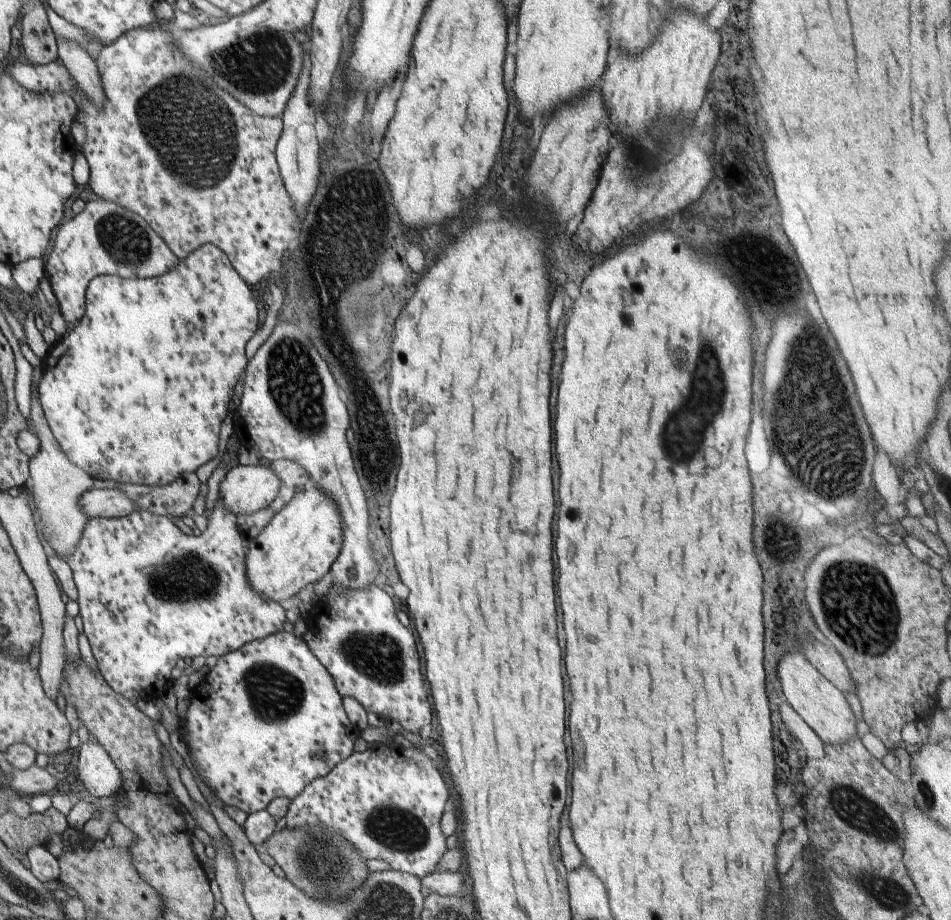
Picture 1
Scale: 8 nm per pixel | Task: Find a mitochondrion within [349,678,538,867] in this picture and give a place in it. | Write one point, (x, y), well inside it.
(395, 829)

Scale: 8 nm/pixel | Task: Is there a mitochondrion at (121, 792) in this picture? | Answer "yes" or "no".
no

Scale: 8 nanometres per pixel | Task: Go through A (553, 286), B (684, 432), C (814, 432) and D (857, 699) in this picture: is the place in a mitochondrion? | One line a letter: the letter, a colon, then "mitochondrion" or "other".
A: other
B: mitochondrion
C: mitochondrion
D: other

